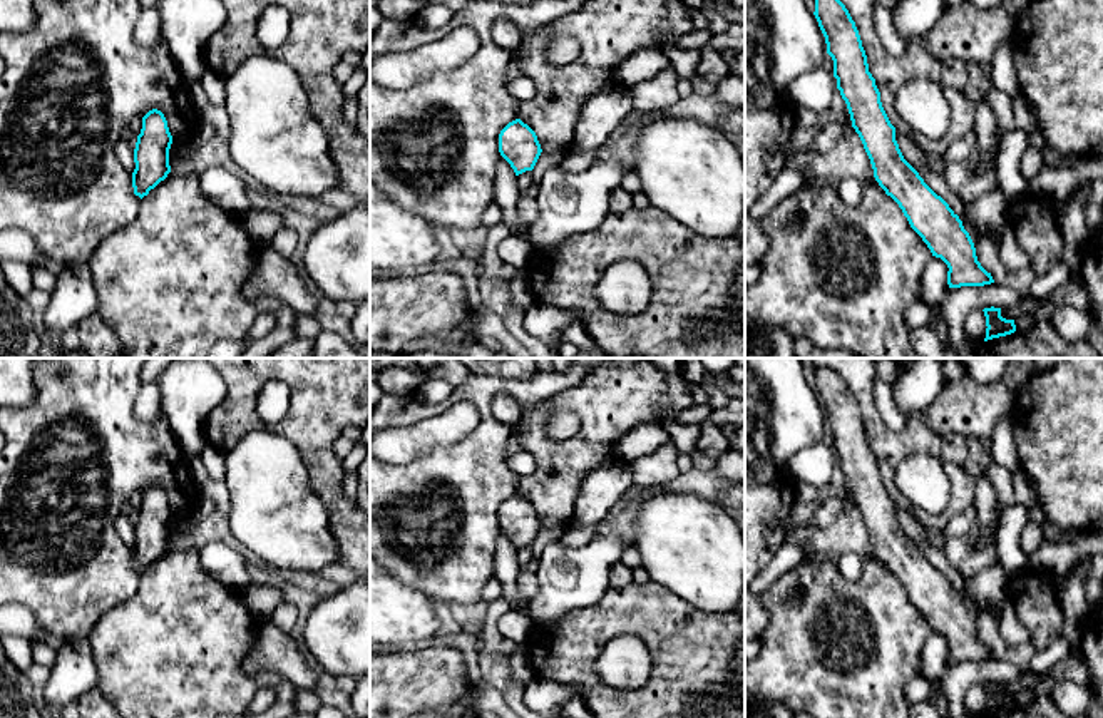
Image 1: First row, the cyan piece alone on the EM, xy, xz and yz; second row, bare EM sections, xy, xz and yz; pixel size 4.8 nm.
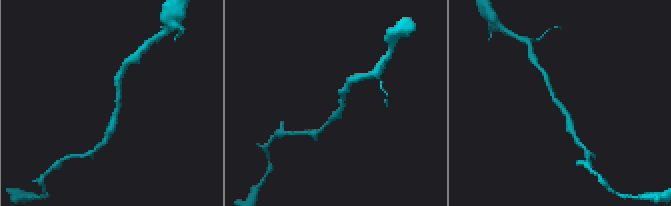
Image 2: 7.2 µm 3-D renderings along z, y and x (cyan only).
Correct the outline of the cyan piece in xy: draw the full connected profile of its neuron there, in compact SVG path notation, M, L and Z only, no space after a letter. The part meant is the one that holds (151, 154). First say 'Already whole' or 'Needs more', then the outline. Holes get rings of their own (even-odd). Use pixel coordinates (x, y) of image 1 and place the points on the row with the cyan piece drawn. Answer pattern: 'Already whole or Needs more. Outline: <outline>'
Already whole. Outline: M157 109L149 110L142 117L142 129L134 149L132 187L141 199L171 172L171 144L172 136L164 114Z

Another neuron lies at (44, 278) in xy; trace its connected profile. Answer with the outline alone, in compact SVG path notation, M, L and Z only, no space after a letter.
M32 266L33 286L47 293L54 293L57 285L57 271L47 266Z

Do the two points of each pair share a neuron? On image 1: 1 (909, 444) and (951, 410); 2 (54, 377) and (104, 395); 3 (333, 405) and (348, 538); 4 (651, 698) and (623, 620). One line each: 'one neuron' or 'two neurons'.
1: two neurons
2: one neuron
3: one neuron
4: one neuron

